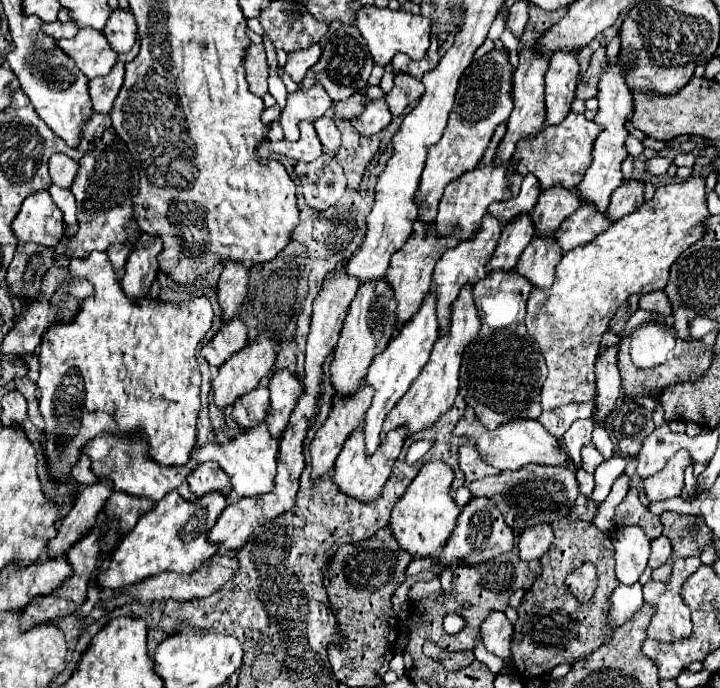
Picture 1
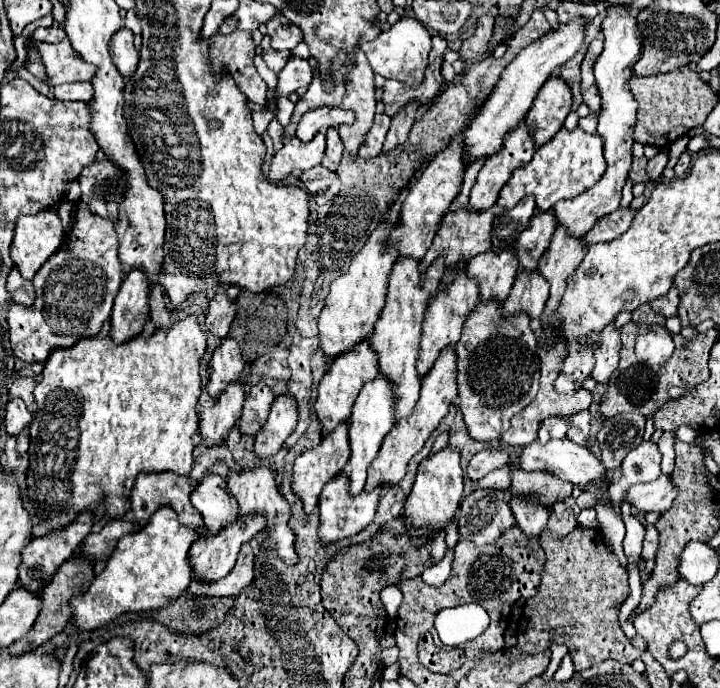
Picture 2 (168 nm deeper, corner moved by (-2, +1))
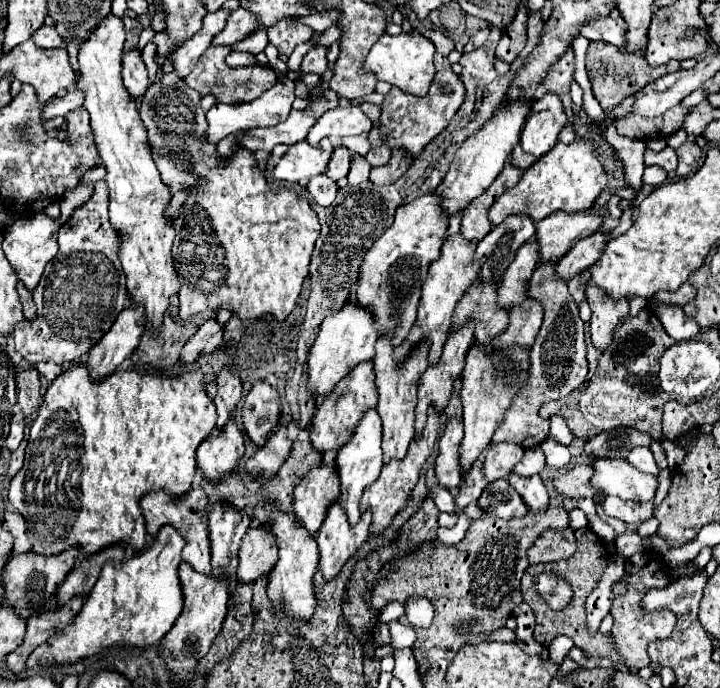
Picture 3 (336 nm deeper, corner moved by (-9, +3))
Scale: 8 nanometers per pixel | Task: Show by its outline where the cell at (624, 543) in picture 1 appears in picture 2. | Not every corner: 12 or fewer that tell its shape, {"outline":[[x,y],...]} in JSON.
{"outline":[[657,444],[635,446],[621,462],[623,476],[609,488],[613,502],[629,486],[661,474]]}

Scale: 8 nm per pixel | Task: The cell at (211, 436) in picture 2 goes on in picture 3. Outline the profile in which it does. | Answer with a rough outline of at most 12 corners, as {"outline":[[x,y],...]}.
{"outline":[[236,420],[210,434],[196,452],[204,476],[218,480],[244,454]]}

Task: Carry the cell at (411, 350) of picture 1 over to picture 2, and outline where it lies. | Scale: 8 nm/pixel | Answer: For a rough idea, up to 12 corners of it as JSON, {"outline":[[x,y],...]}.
{"outline":[[385,376],[367,382],[349,420],[349,494],[393,428],[395,396]]}

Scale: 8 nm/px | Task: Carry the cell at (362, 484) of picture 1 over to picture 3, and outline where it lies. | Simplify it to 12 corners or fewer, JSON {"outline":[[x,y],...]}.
{"outline":[[332,502],[318,530],[320,570],[334,578],[370,536],[372,516],[356,526]]}

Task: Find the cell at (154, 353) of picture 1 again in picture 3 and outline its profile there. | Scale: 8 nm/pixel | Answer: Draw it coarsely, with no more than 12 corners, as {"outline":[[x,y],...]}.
{"outline":[[204,374],[52,380],[8,490],[32,552],[146,544],[188,492]]}

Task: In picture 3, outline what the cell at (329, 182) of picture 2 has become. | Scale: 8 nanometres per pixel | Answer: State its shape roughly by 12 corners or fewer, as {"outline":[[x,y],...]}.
{"outline":[[328,174],[310,178],[306,188],[314,202],[330,206],[338,192]]}

